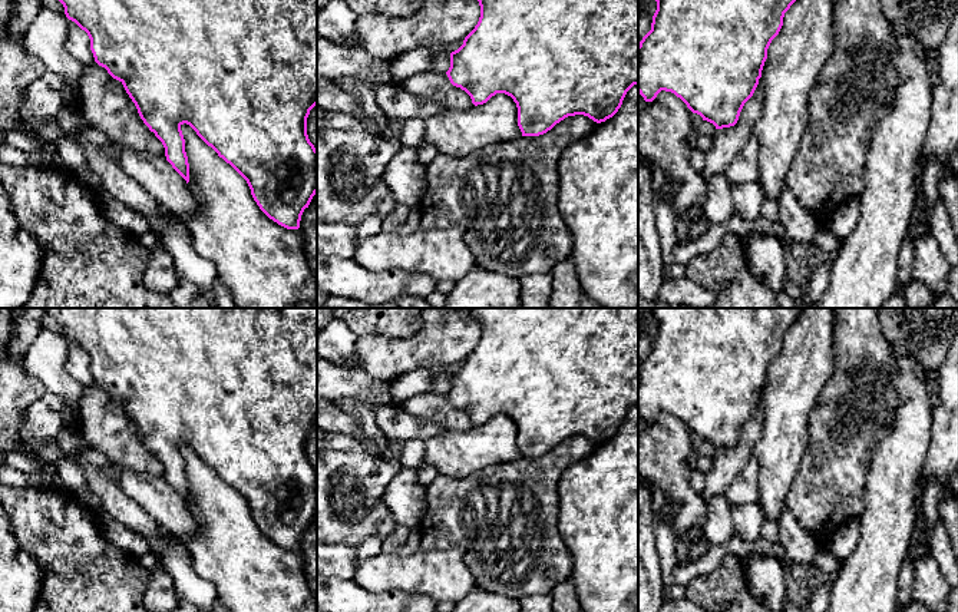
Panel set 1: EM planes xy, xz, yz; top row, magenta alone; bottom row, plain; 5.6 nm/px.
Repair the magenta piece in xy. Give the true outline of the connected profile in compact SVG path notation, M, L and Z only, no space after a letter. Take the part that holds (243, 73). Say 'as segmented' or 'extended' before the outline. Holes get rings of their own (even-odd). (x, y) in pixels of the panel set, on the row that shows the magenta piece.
as segmented | M59 0L65 7L65 14L69 20L75 21L82 30L85 30L90 39L90 50L93 53L95 62L105 67L108 73L119 80L132 102L135 103L138 113L143 123L149 128L151 132L162 142L165 148L166 161L172 165L172 168L186 181L189 182L189 163L185 152L185 139L181 130L184 123L189 125L196 135L211 146L219 158L222 158L227 163L229 163L248 183L251 189L251 195L260 209L274 222L287 228L287 229L298 229L301 215L305 208L308 208L313 196L317 193L317 149L310 142L307 135L307 118L310 110L317 105L317 0Z

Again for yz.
as segmented | M655 0L657 10L653 16L651 30L638 44L638 93L645 102L653 102L661 90L671 92L680 97L687 107L716 126L716 129L734 126L744 103L753 96L762 70L767 59L767 49L783 26L784 13L796 0Z

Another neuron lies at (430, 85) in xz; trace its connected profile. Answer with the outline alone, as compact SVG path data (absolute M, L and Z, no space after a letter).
M425 72L406 79L402 86L410 93L426 100L436 100L446 109L469 109L473 103L470 96L450 83L446 73Z

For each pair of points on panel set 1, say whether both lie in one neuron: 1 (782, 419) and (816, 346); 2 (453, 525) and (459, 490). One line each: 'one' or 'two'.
1: one
2: one

